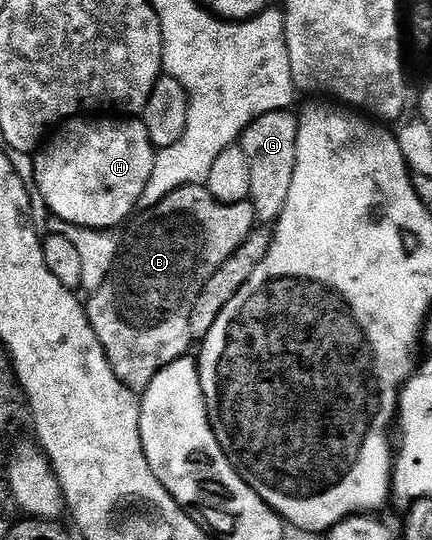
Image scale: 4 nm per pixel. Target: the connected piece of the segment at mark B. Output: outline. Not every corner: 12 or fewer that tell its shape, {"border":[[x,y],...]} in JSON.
{"border":[[205,185],[142,209],[85,302],[139,395],[191,352],[208,279],[256,228]]}

